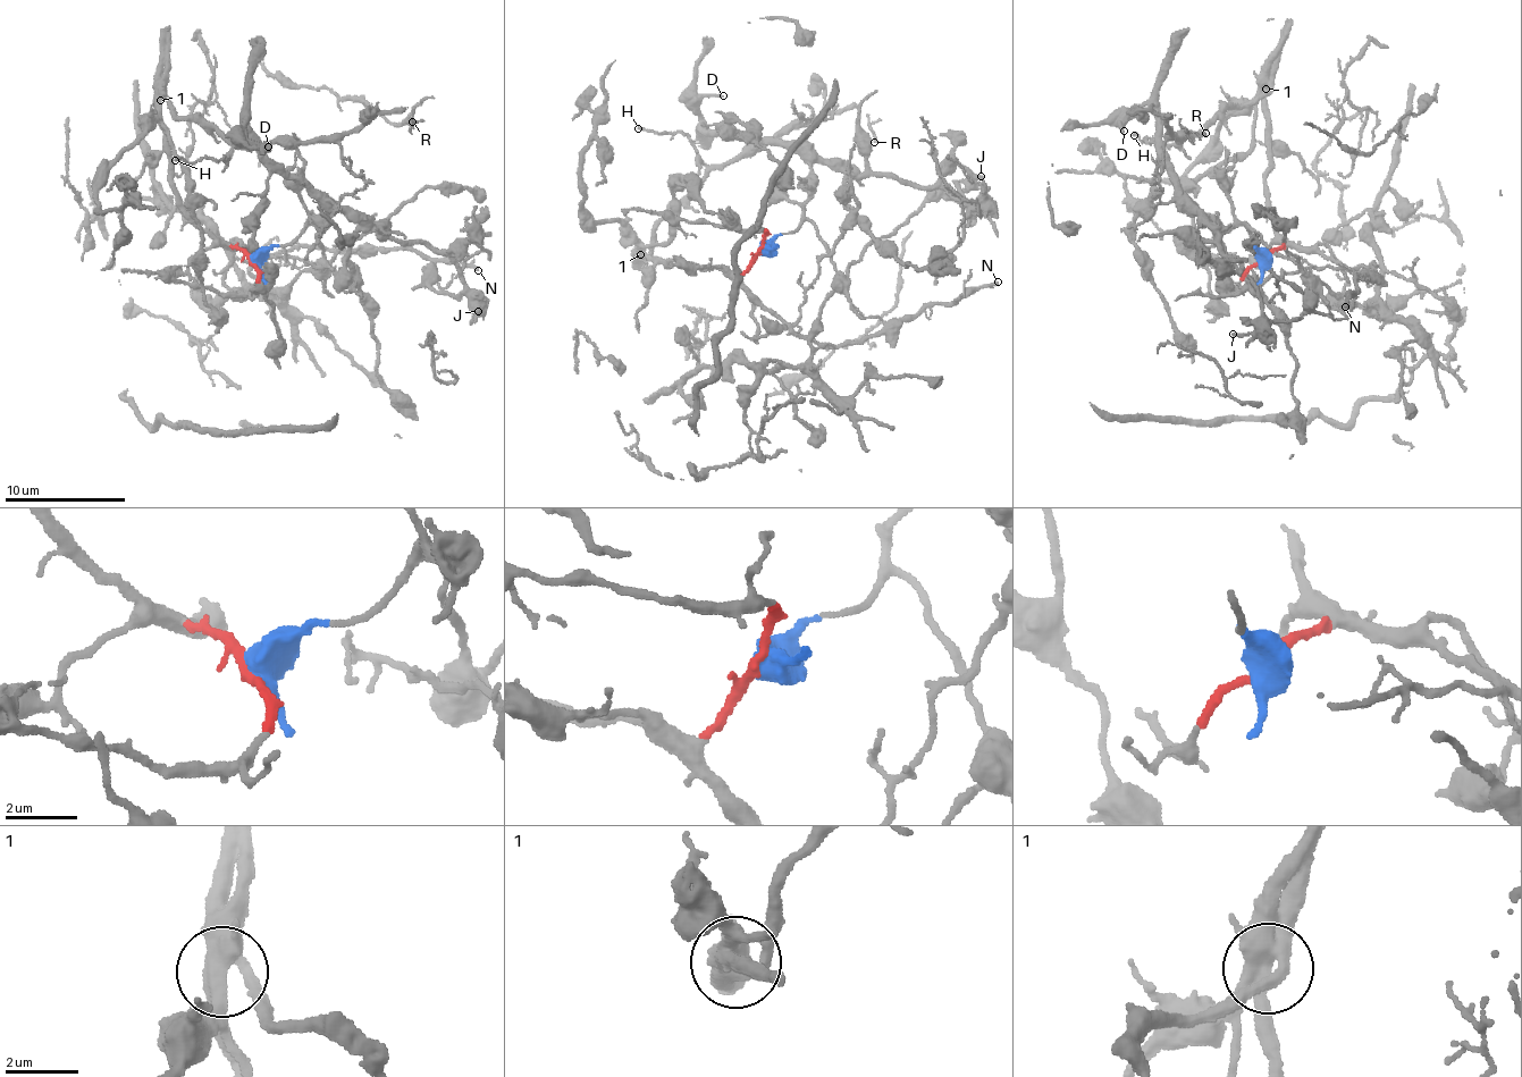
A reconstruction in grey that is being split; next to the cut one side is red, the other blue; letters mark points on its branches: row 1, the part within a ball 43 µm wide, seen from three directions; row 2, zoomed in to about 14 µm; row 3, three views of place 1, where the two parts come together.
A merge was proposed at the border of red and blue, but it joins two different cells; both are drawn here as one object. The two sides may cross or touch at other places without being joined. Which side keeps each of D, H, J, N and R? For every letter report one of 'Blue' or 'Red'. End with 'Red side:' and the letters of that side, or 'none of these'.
D: Blue
H: Red
J: Blue
N: Red
R: Red
Red side: H, N, R

